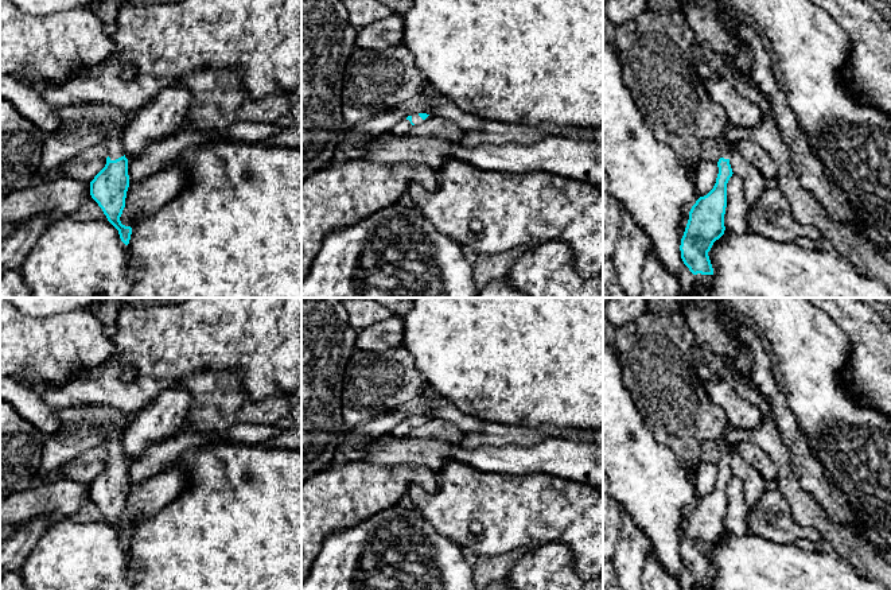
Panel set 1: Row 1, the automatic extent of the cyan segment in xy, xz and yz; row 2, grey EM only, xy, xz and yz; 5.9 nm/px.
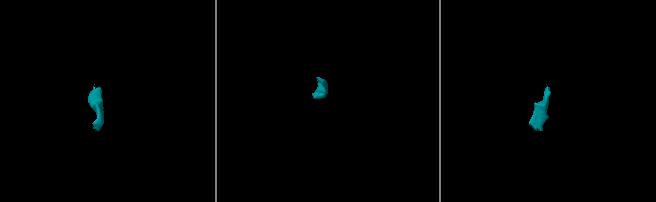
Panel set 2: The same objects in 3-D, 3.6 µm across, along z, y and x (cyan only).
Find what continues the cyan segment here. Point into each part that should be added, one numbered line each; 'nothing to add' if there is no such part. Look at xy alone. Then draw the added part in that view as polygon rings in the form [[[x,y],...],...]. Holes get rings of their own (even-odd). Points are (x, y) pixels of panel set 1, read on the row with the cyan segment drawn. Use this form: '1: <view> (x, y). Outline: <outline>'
1: xy (113, 142). Outline: [[[110,131],[102,144],[108,148],[110,160],[124,156],[120,132]]]

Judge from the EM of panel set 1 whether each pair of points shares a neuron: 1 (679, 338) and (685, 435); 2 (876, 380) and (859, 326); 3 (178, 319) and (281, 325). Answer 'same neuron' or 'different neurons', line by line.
1: same neuron
2: same neuron
3: same neuron

